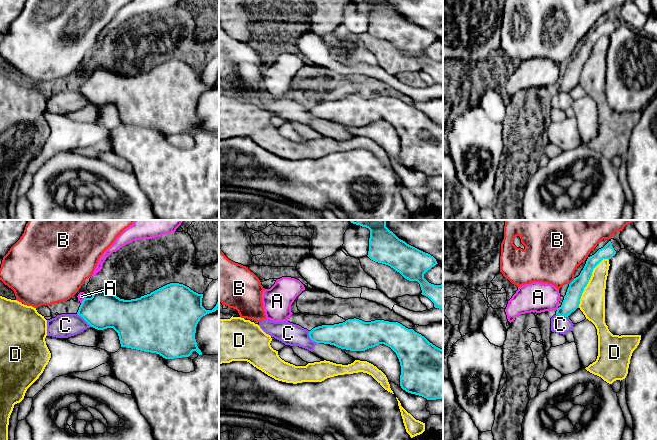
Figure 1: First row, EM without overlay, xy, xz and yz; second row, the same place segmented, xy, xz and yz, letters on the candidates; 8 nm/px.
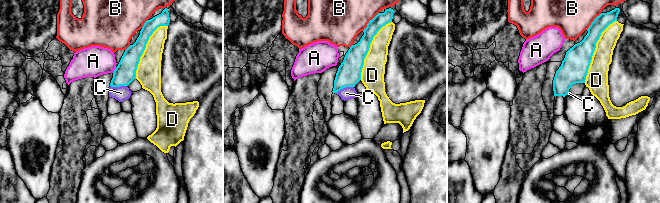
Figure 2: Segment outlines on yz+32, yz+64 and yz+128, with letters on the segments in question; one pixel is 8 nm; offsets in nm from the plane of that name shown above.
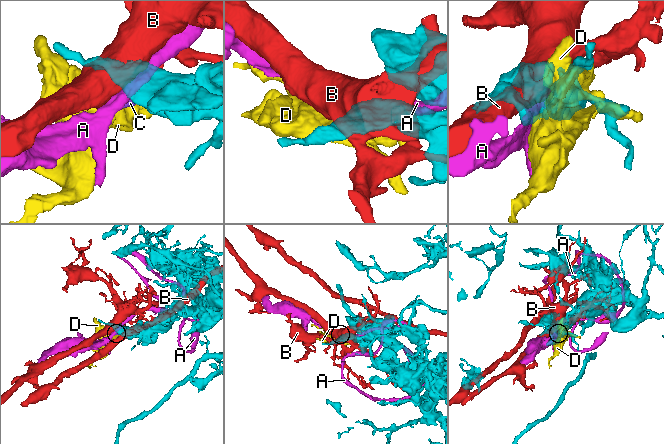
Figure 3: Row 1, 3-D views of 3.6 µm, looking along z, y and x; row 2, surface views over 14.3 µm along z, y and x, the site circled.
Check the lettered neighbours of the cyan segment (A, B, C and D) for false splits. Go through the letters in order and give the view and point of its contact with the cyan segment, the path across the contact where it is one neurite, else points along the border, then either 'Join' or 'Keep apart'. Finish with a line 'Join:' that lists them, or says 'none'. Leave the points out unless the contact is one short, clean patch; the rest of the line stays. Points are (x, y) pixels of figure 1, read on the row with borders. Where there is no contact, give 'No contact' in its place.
A: Touches cyan at xy (83, 300). Keep apart
B: Touches cyan at yz (572, 281). Keep apart
C: Touches cyan at xy (84, 319). Boundary: xy (77, 313), (91, 326). Keep apart
D: Touches cyan at yz (588, 281). Keep apart
Join: none

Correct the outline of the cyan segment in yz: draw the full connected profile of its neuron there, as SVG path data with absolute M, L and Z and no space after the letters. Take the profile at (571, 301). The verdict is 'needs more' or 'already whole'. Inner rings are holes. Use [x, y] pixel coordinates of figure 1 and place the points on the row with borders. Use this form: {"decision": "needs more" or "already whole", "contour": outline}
{"decision": "already whole", "contour": "M611 241L603 248L599 249L594 255L588 257L586 264L580 275L569 284L562 305L557 309L556 315L568 317L572 312L579 308L580 299L584 288L587 286L593 269L603 260L611 259L616 254Z"}

